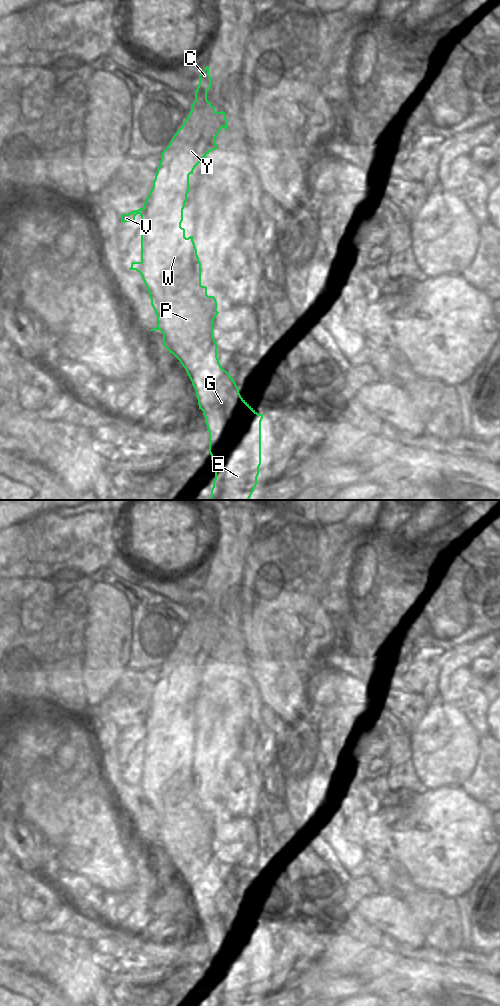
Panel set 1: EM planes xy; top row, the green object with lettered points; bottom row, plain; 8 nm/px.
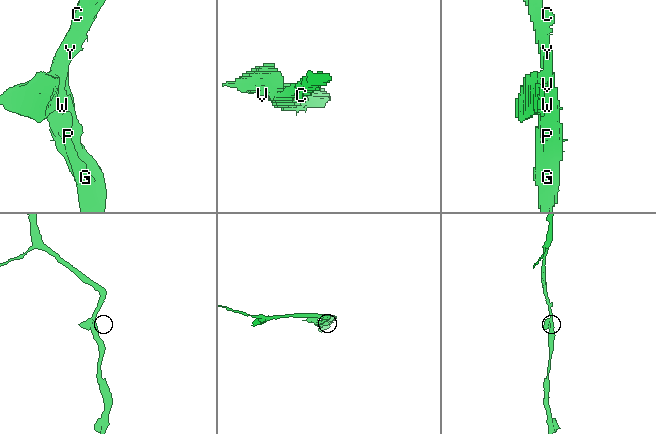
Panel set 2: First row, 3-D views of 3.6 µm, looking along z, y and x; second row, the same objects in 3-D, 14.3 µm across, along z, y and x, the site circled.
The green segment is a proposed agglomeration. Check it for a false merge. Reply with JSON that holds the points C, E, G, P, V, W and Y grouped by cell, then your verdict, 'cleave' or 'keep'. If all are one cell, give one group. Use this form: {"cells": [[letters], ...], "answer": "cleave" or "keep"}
{"cells": [["C", "E", "G", "P", "W", "Y"], ["V"]], "answer": "cleave"}

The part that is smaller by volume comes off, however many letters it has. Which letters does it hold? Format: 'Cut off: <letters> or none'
Cut off: V

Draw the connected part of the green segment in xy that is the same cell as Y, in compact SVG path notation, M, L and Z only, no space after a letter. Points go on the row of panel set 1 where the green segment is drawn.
M209 67L199 75L199 85L195 91L195 101L183 125L177 130L169 145L161 155L161 161L153 181L153 187L144 203L145 213L141 214L141 262L143 263L142 279L147 287L151 305L157 315L157 327L150 331L160 330L163 333L164 347L172 353L185 368L196 391L199 409L203 411L209 431L209 453L215 467L215 479L209 500L249 500L256 485L261 465L261 421L263 414L258 414L240 395L239 389L224 370L217 357L217 343L213 337L213 321L217 314L217 301L207 295L207 287L201 285L201 263L193 236L185 237L181 227L183 209L189 192L189 175L195 167L218 144L215 139L224 127L227 131L225 112L216 112L215 107L207 100L207 91L211 87Z

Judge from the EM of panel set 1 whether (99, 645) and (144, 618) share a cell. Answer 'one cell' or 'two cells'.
two cells

